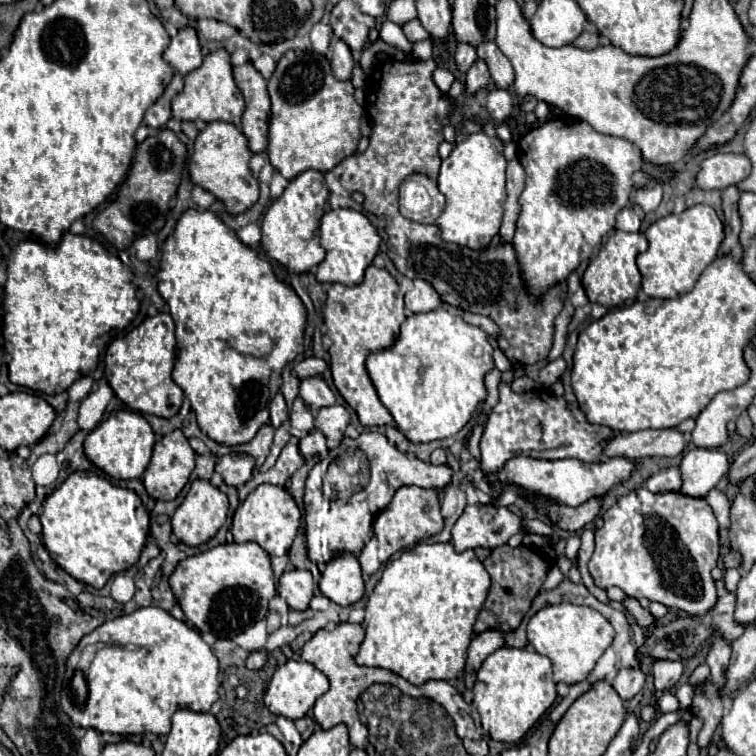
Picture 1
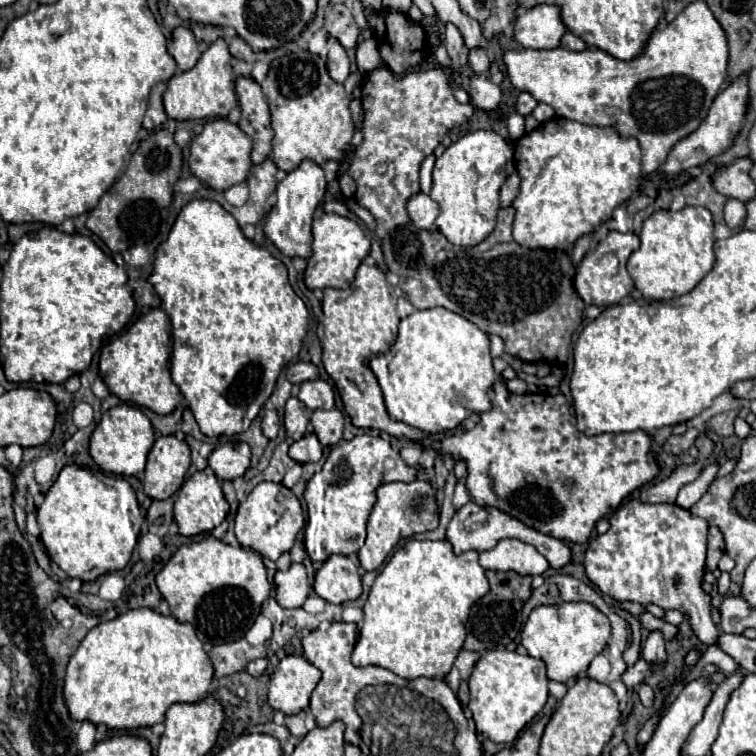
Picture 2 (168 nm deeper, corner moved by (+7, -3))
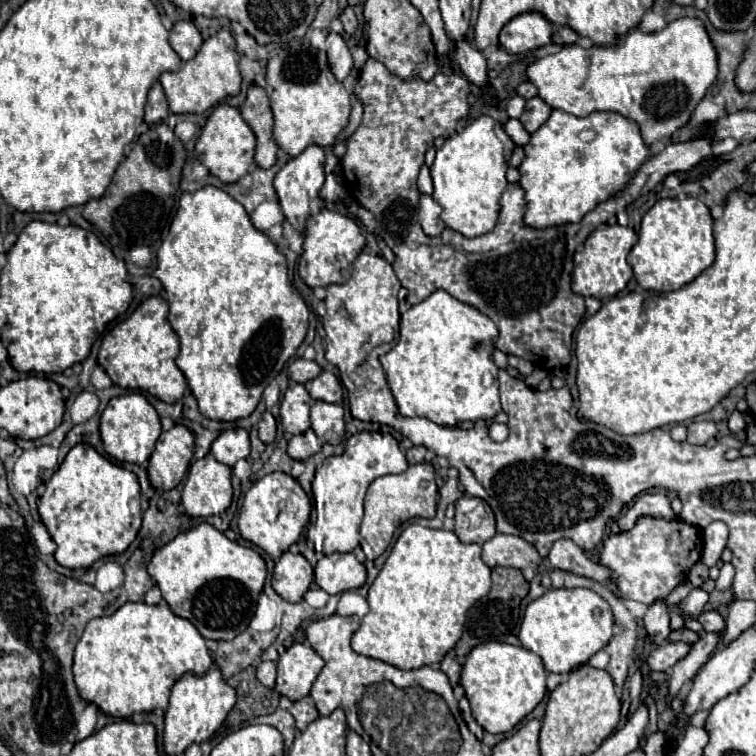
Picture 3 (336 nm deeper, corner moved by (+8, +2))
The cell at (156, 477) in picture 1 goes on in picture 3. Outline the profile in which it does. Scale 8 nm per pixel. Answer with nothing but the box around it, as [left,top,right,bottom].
[147,425,195,489]

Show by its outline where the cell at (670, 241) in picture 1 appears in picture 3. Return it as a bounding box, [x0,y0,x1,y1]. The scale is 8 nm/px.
[627,197,715,291]

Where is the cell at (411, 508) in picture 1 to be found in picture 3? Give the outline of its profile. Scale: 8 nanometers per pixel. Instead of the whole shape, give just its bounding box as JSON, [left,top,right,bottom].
[360,463,437,560]

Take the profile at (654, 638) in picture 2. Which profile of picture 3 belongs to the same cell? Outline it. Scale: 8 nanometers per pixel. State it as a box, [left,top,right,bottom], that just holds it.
[643,599,671,645]

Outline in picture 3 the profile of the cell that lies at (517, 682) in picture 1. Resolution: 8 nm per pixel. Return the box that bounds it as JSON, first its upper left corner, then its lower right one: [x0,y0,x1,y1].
[461,641,547,733]

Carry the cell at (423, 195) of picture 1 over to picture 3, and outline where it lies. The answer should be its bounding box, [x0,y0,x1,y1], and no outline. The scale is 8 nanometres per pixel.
[419,195,445,237]

